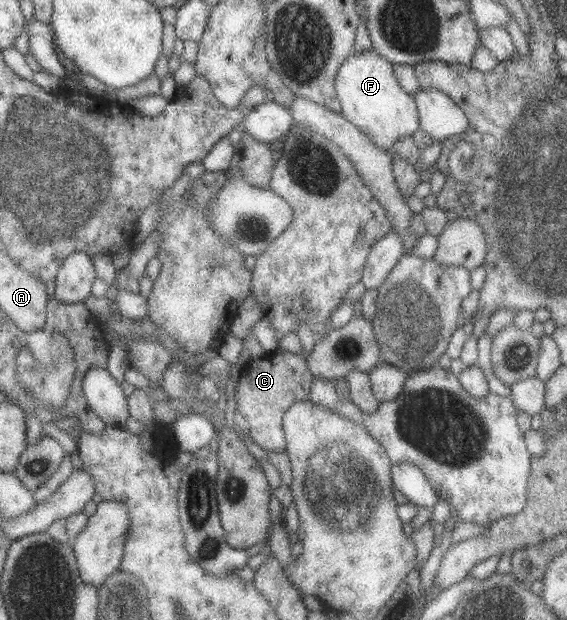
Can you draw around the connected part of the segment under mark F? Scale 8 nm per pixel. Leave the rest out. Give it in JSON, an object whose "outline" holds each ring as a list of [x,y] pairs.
{"outline":[[[372,49],[359,55],[350,55],[341,62],[334,79],[334,93],[343,119],[355,125],[379,149],[391,148],[395,141],[411,136],[418,129],[412,95],[399,87],[393,74],[393,64],[379,57]]]}

